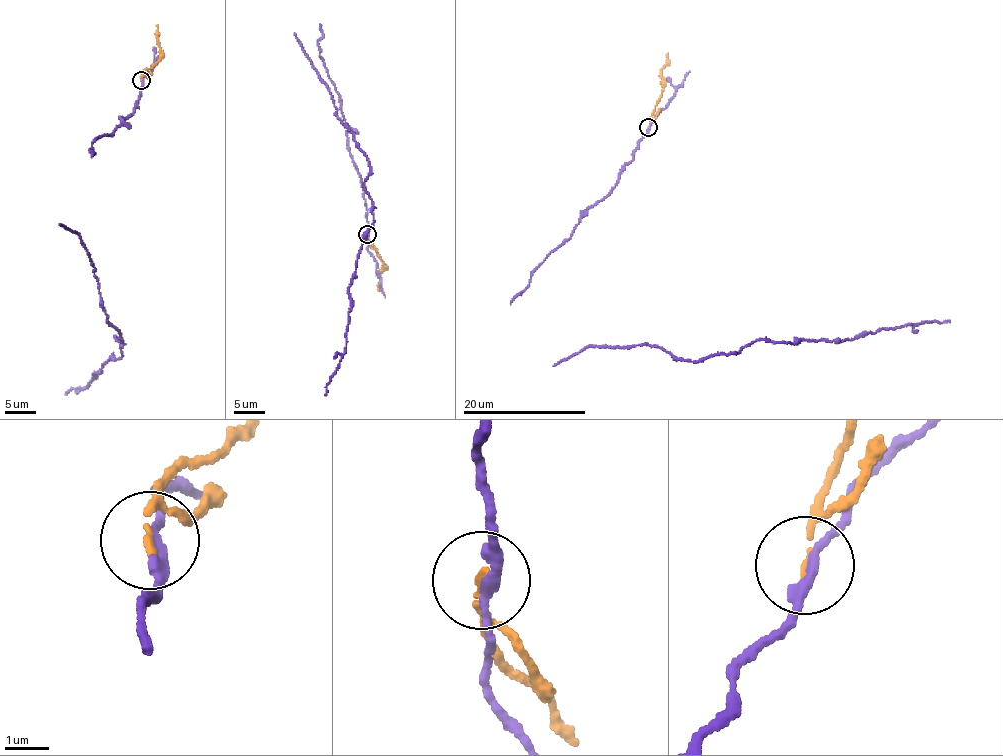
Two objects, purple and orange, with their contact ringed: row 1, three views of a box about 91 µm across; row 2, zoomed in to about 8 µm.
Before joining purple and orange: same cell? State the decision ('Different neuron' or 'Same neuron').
Different neuron

